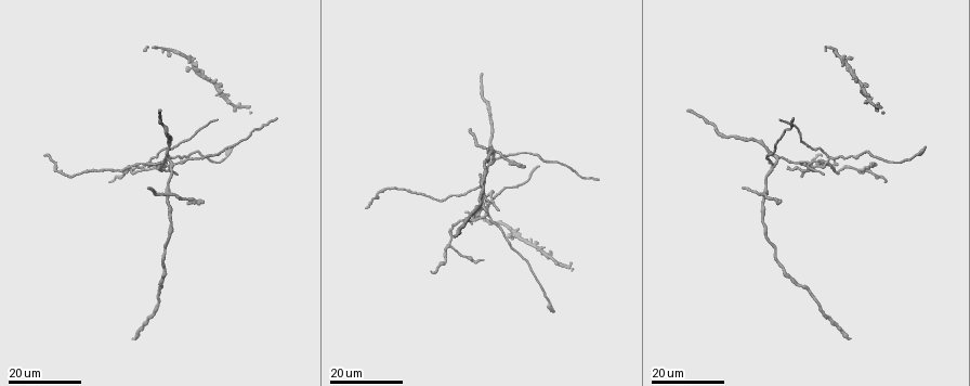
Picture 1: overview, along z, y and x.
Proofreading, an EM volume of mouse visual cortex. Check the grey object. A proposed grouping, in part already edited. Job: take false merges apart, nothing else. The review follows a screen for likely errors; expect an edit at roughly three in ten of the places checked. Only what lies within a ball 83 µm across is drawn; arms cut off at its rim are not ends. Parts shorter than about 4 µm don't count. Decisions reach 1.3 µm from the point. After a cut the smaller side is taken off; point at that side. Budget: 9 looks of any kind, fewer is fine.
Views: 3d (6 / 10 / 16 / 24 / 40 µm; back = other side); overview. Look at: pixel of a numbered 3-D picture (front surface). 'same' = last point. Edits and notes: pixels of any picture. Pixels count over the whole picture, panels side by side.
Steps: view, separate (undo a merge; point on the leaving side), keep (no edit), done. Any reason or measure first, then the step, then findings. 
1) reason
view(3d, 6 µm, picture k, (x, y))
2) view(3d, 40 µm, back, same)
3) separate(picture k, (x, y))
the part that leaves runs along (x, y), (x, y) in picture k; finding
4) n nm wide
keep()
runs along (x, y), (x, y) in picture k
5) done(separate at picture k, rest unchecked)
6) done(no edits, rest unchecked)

three-way junction
view(3d, 16 µm, picture 1, (170, 164))

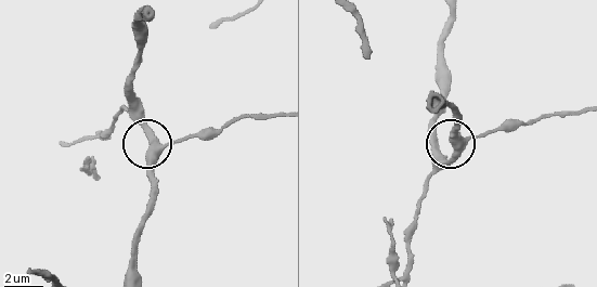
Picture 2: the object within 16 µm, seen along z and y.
view(3d, 6 µm, picture 2, (458, 139))

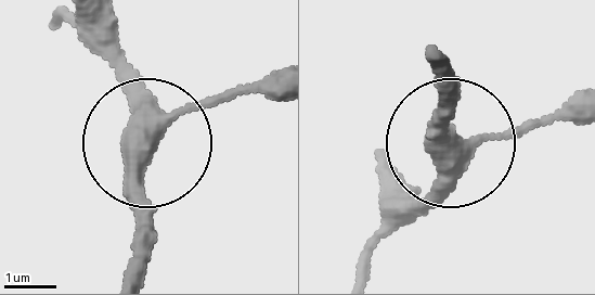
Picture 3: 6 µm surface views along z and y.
keep()
runs along (367, 269), (450, 144), (579, 114) in picture 3; one cell here

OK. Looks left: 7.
looks like a crossing
view(3d, 16 µm, picture 1, (170, 196))

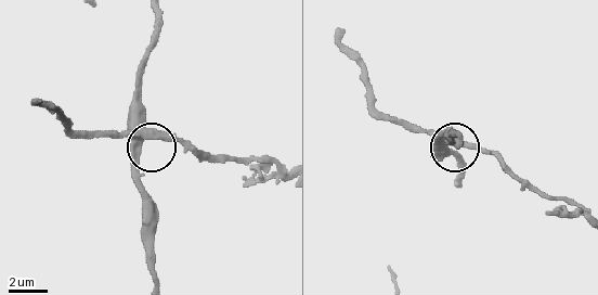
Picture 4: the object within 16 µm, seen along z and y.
view(3d, 10 µm, picture 4, (142, 135))

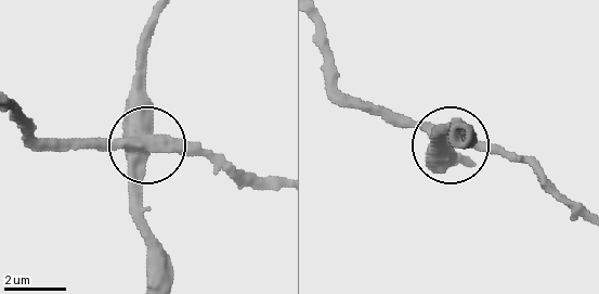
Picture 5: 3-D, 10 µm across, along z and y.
470 nm wide
separate(picture 5, (184, 150))
the part that leaves runs along (145, 144), (205, 152), (275, 183) in picture 5; two cells meet here

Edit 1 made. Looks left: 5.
three arms meet
view(3d, 24 µm, picture 1, (861, 168))

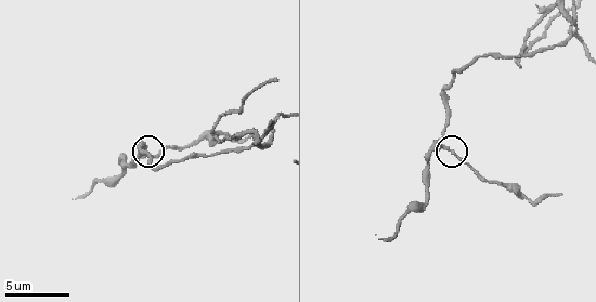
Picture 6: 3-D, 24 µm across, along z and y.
view(3d, 10 µm, picture 6, (444, 146))

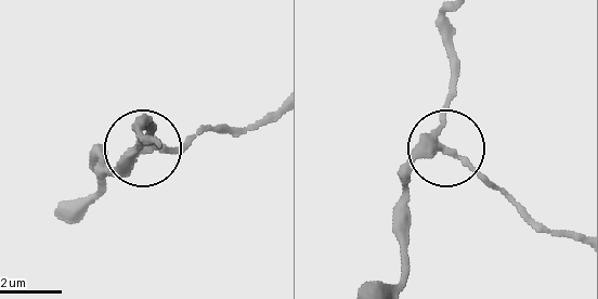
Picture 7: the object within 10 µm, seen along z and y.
side arm 12 µm
separate(picture 7, (467, 165))
the part that leaves runs along (432, 140), (546, 228), (577, 235) in picture 7; two cells meet here

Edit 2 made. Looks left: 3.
view(overview)

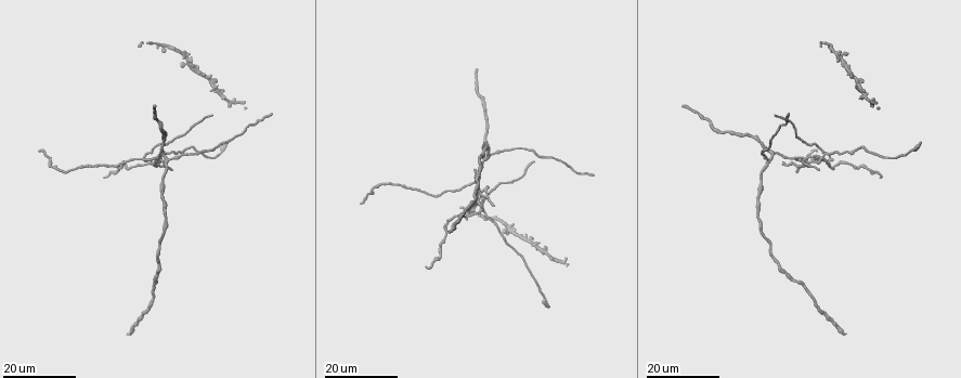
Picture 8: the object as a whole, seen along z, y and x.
thick turns thin
view(3d, 24 µm, picture 8, (839, 162))

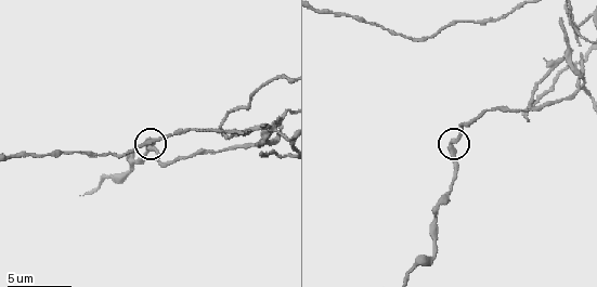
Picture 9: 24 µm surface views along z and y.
view(3d, 6 µm, picture 9, (153, 151))

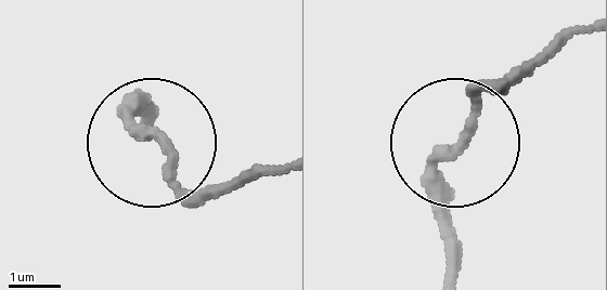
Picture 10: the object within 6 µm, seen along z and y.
keep()
runs along (580, 26), (473, 104), (438, 181), (451, 254) in picture 10; continuous, no second cell

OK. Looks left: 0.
done(separate at picture 5, separate at picture 7, rest unchecked)

